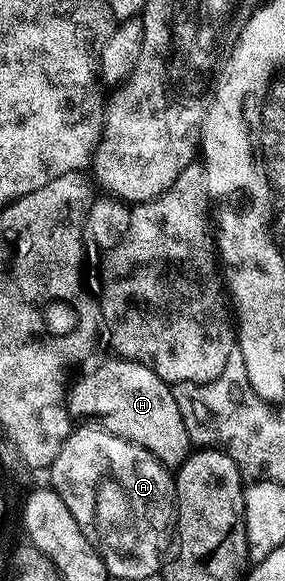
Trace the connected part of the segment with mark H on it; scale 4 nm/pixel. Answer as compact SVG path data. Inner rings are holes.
M105 359L67 391L70 416L77 421L92 421L105 430L137 443L164 463L176 469L191 453L191 440L183 425L179 405L175 405L173 388L147 365L132 363L130 359Z

